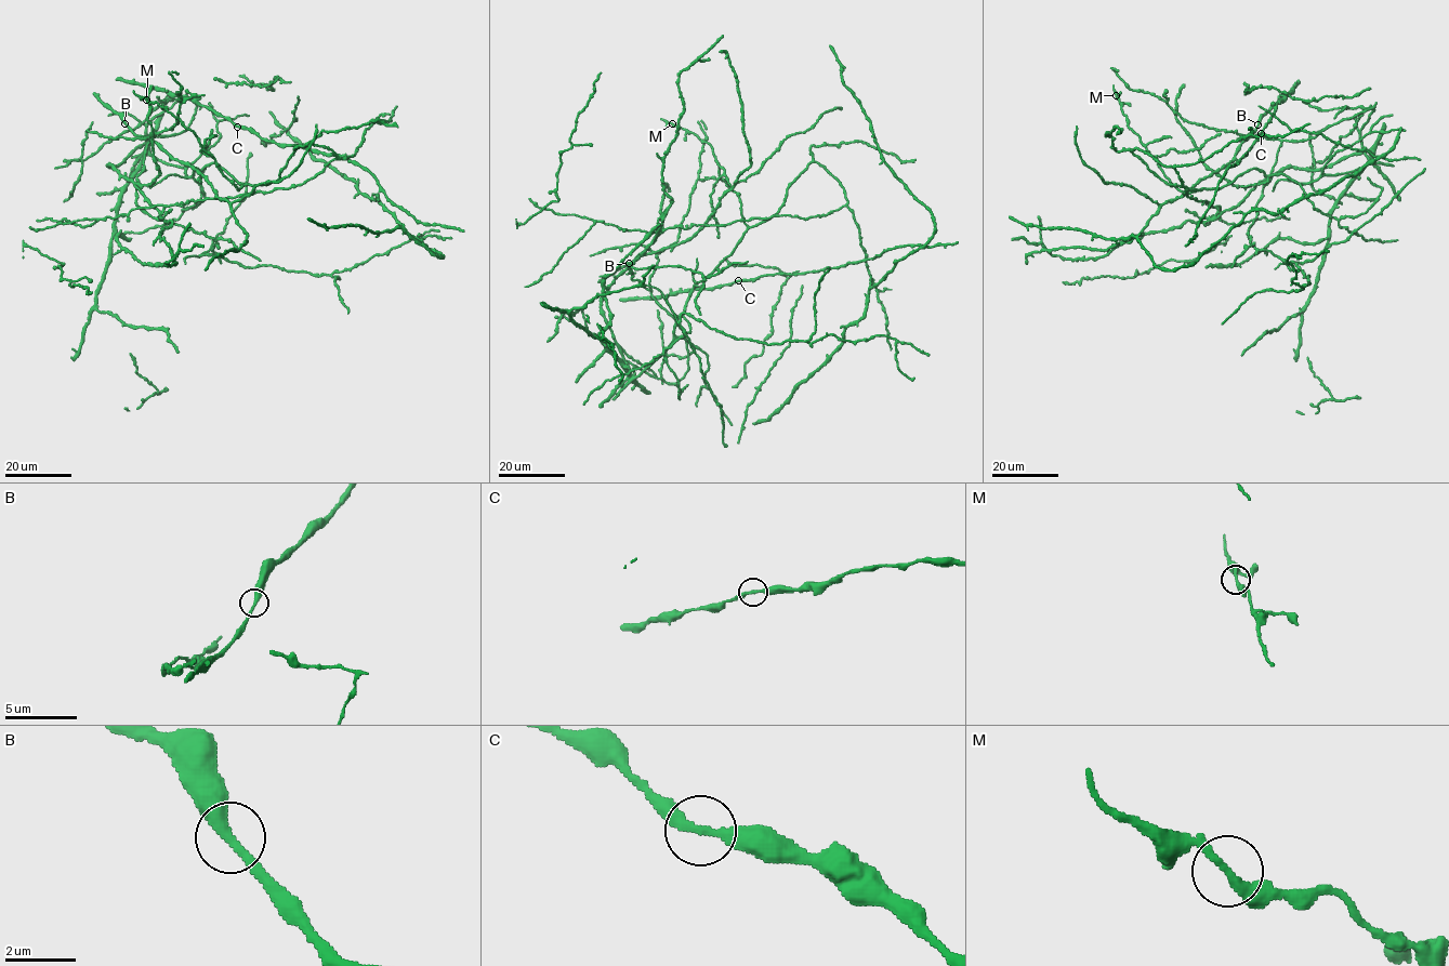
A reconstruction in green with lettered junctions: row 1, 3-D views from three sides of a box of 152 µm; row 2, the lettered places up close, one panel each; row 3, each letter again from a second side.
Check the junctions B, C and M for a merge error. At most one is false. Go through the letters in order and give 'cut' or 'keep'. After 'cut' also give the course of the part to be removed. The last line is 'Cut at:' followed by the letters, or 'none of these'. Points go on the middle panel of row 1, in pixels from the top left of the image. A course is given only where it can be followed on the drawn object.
B: keep
C: keep
M: keep
Cut at: none of these

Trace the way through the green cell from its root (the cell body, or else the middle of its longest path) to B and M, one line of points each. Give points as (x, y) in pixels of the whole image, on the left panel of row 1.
B: (195, 114), (183, 132), (167, 135), (149, 135), (153, 132), (156, 134), (149, 137), (140, 137), (124, 122)
M: (195, 114), (181, 97), (156, 115), (149, 154), (187, 176), (216, 162), (238, 190), (146, 100)

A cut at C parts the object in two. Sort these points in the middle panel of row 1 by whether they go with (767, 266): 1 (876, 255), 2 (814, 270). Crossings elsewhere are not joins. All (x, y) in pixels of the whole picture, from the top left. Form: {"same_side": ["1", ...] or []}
{"same_side": []}

